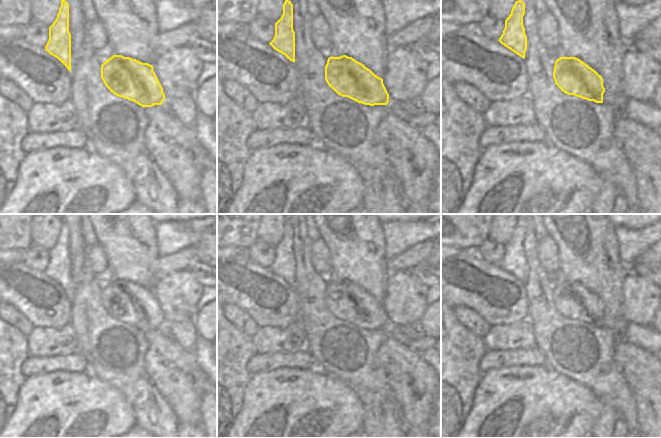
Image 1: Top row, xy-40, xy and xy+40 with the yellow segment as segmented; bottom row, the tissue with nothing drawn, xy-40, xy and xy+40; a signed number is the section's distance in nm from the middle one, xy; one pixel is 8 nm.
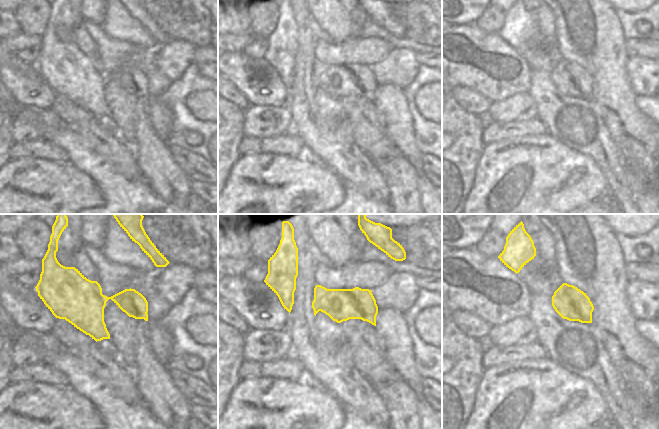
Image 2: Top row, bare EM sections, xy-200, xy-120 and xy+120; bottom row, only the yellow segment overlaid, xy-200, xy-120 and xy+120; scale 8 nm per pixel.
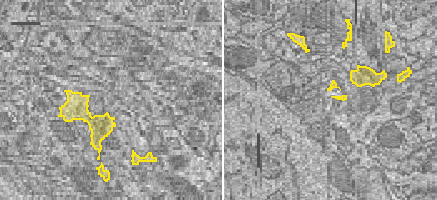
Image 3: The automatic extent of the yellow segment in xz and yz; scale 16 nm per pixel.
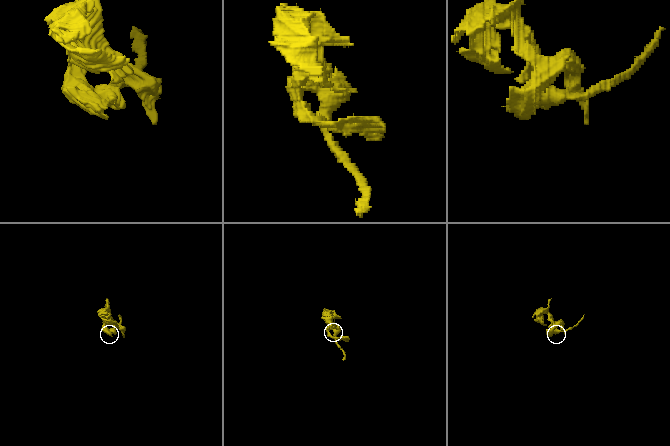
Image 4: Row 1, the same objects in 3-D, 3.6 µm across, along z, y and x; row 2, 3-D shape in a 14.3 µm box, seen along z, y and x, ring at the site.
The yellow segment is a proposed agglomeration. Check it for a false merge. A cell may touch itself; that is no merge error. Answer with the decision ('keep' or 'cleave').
cleave

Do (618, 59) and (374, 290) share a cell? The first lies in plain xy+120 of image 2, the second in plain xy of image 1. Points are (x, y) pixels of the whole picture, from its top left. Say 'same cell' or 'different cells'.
same cell

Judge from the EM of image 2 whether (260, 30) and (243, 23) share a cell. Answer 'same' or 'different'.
different

